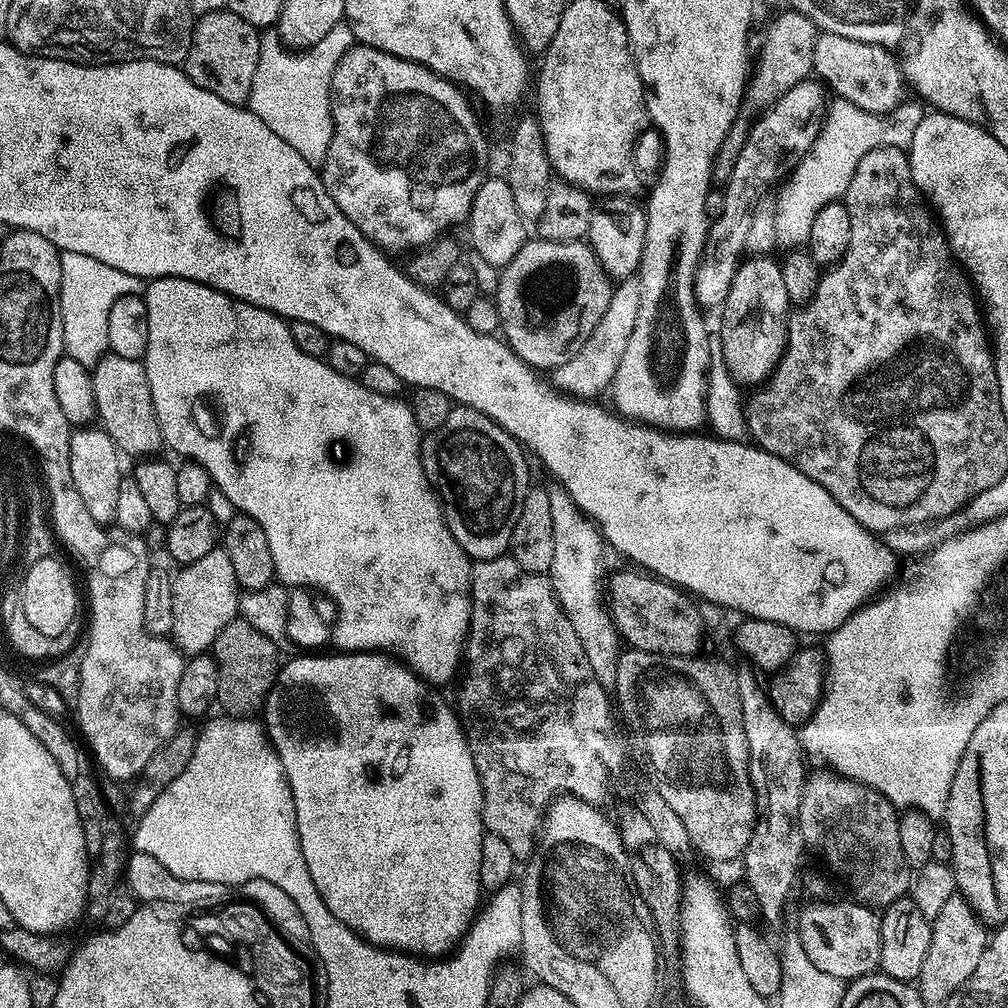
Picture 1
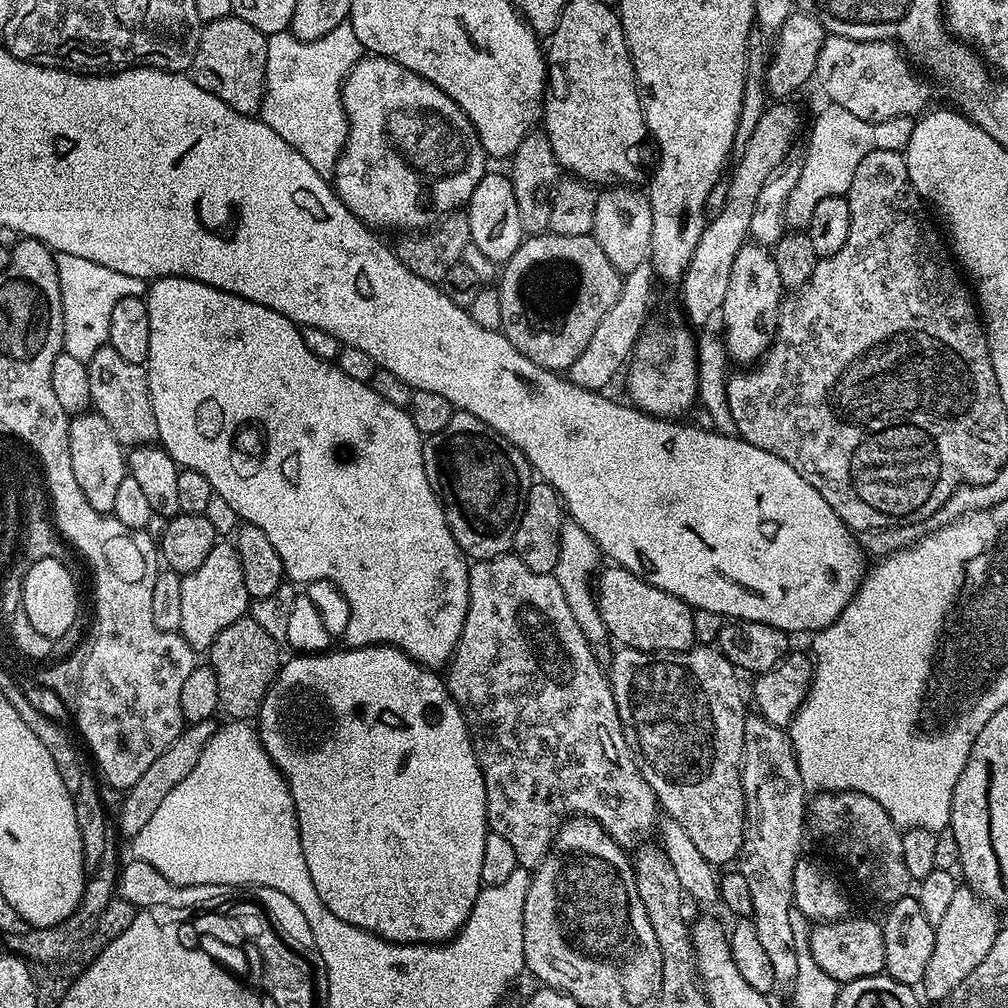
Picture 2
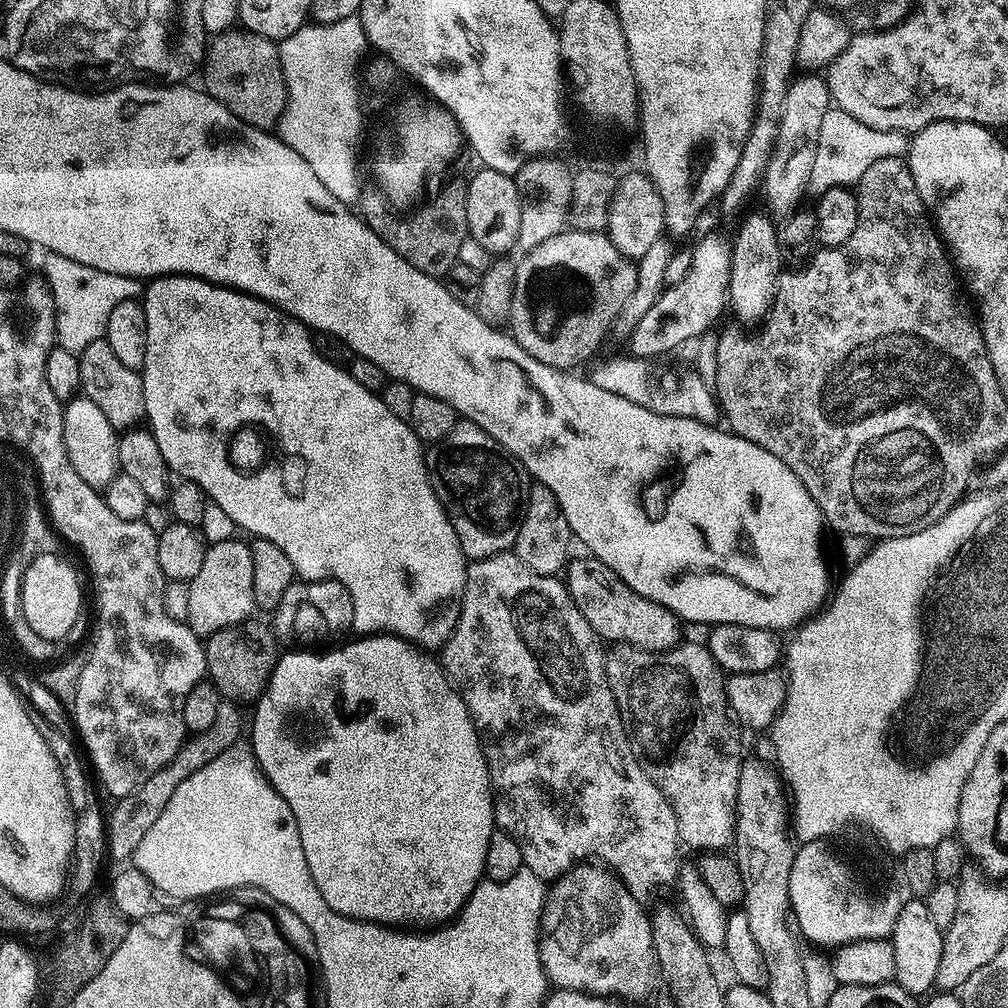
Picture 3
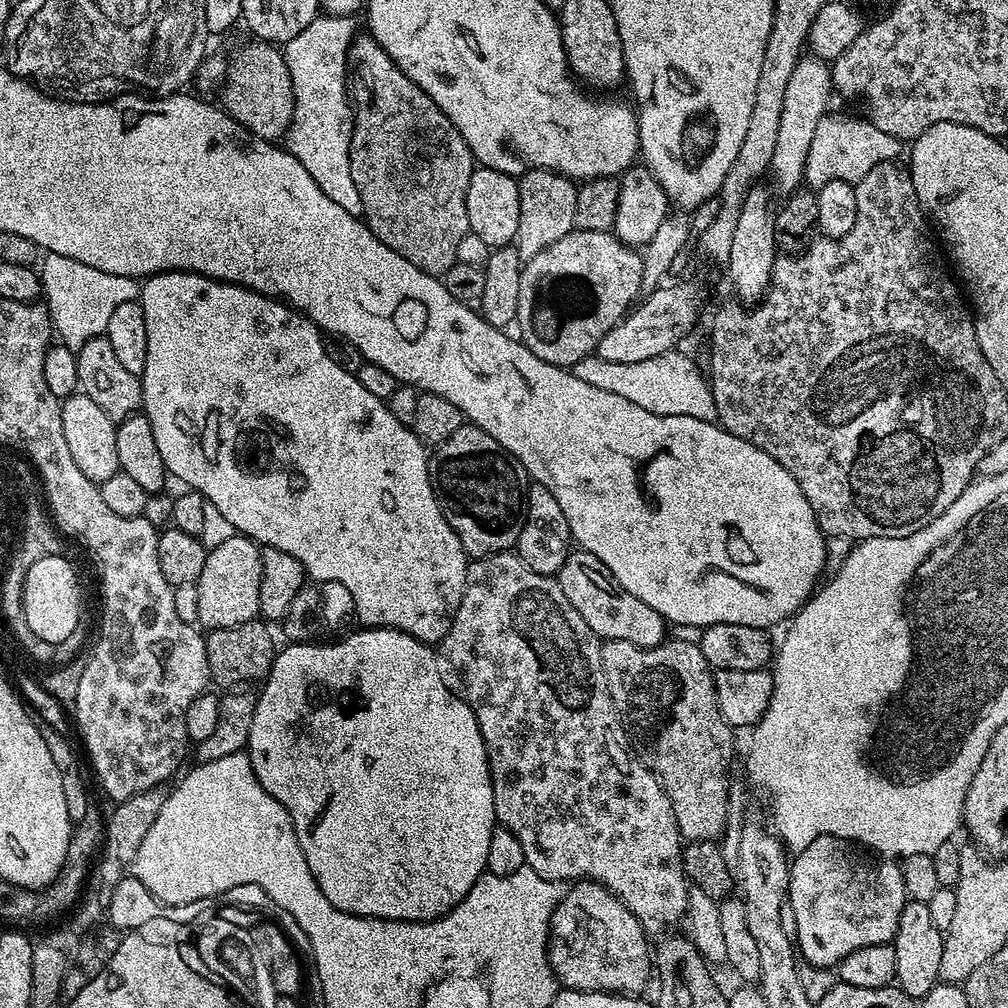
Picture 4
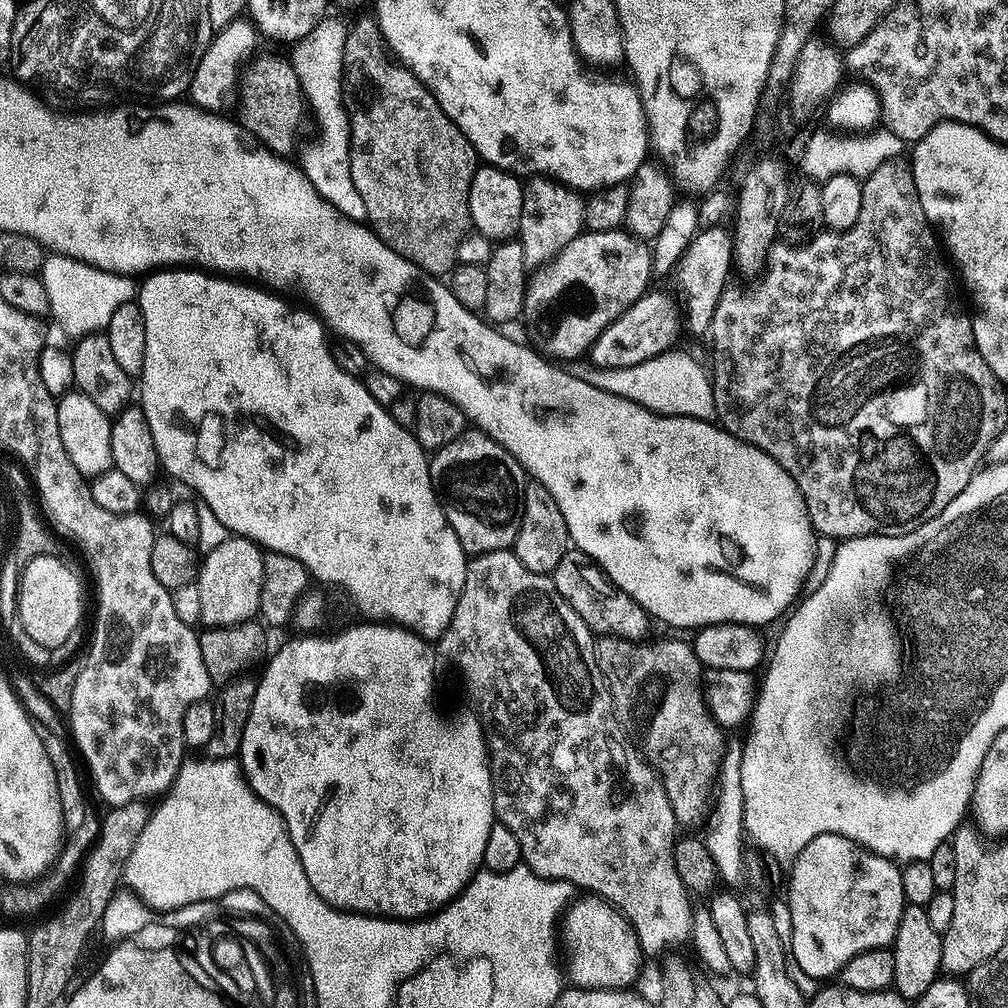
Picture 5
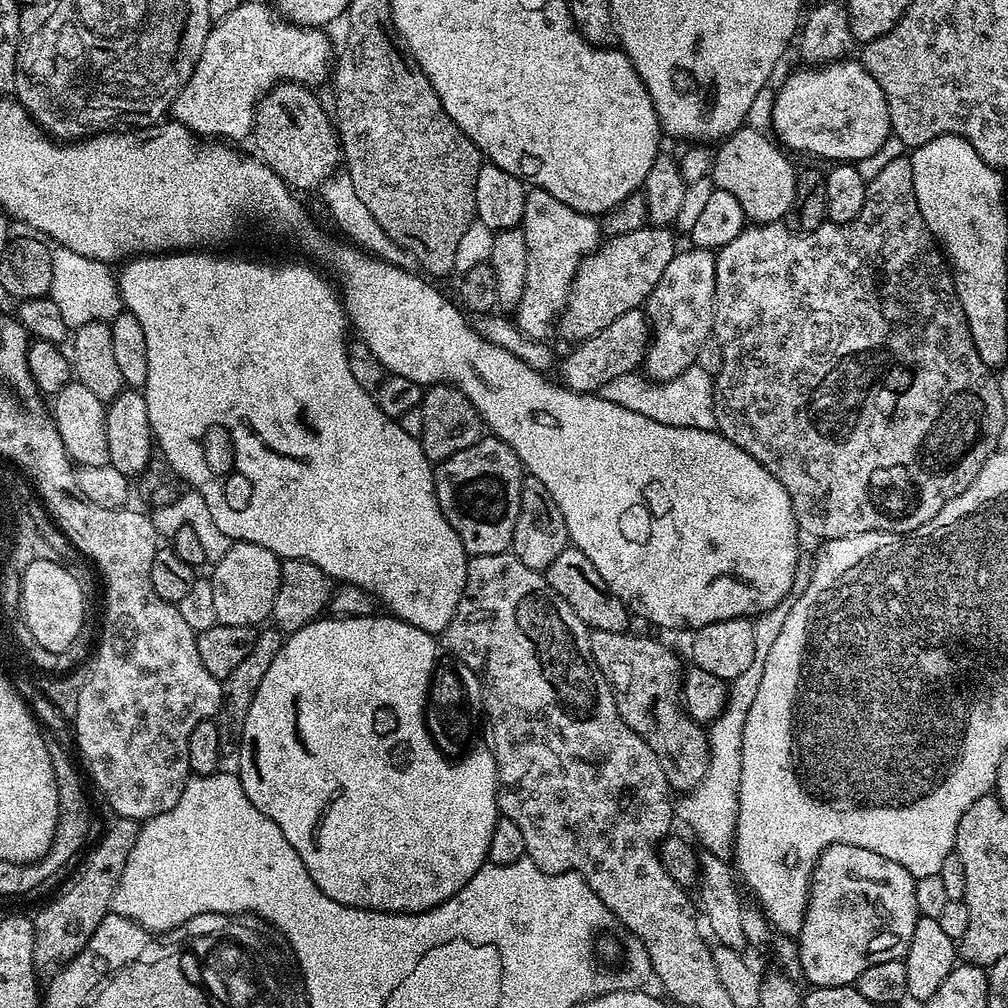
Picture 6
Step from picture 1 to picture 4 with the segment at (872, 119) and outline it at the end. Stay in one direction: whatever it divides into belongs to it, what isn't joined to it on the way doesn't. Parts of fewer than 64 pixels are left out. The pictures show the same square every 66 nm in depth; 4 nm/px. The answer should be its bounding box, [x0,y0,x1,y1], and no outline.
[804,114,902,190]

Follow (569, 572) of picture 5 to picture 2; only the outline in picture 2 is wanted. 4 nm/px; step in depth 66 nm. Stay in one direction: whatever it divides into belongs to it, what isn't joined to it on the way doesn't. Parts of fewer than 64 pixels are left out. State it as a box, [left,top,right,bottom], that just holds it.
[594,566,696,652]

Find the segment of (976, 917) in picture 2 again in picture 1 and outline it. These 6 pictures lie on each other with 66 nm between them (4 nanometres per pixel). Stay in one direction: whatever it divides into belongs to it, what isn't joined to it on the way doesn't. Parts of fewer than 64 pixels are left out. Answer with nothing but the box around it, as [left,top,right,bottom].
[918,894,990,1006]

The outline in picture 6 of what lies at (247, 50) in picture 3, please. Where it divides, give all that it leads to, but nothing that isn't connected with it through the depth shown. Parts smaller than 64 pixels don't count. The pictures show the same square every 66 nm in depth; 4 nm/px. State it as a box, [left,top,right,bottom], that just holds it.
[251,82,342,190]

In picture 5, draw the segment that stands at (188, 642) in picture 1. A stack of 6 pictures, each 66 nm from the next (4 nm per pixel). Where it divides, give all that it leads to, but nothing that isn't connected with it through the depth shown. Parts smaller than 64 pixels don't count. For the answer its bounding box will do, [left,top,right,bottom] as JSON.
[198,535,264,628]

